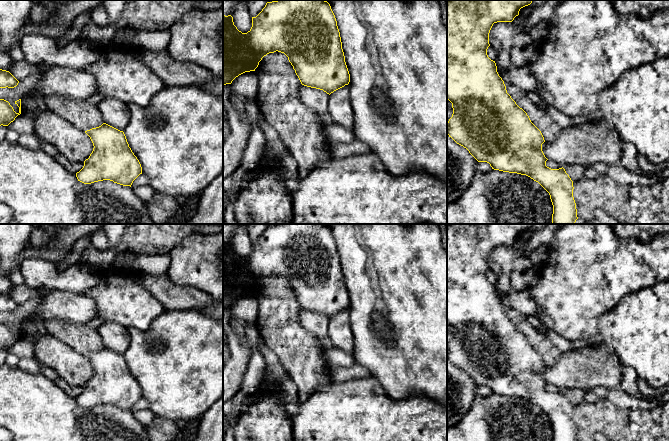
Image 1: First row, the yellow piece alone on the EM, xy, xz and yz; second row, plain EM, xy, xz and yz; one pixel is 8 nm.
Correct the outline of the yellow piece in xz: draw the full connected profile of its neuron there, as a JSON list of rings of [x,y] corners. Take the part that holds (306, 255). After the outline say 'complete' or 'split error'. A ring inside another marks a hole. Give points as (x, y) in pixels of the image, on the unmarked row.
[[[325,224],[267,226],[262,235],[252,241],[252,251],[247,257],[237,253],[231,239],[223,239],[223,309],[231,308],[245,296],[255,295],[264,280],[276,275],[288,281],[304,310],[330,319],[350,306],[337,245]]] | complete

